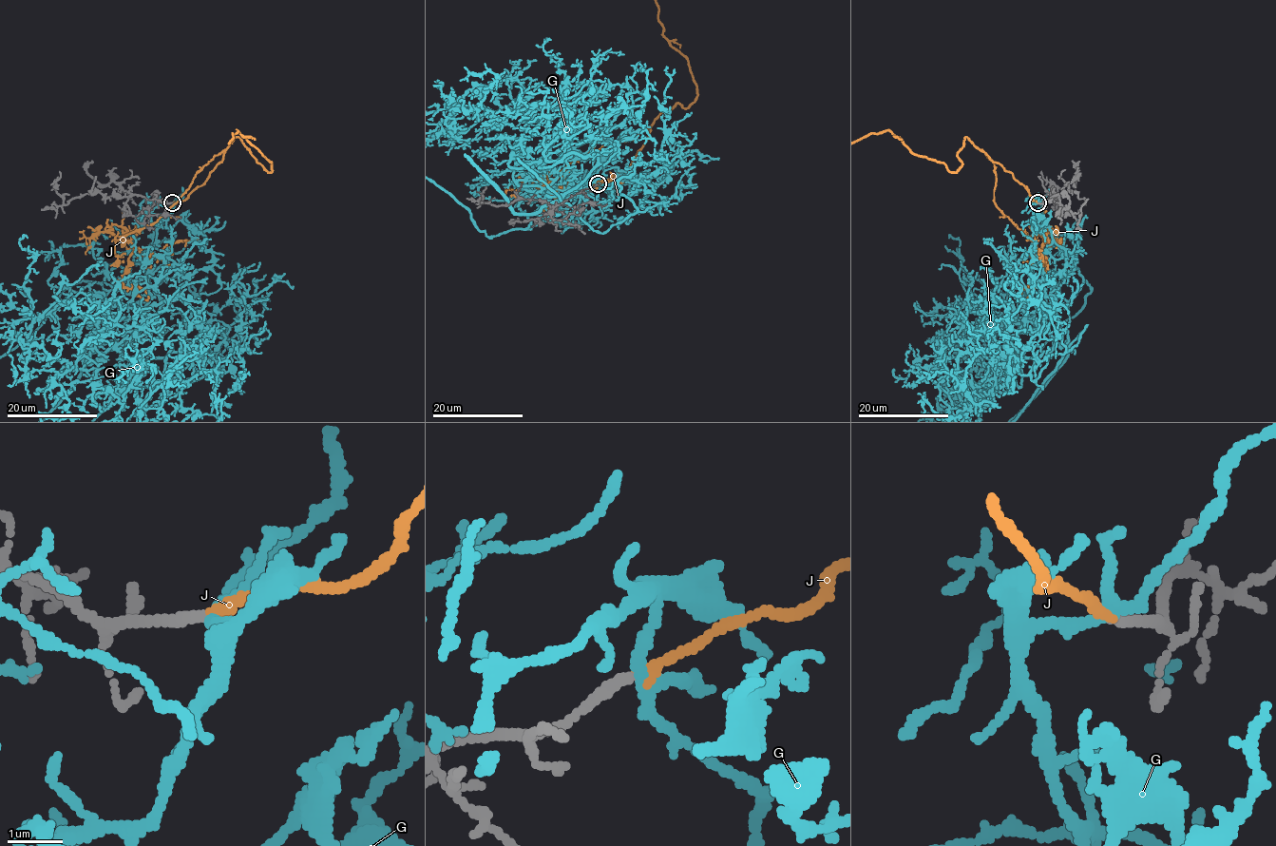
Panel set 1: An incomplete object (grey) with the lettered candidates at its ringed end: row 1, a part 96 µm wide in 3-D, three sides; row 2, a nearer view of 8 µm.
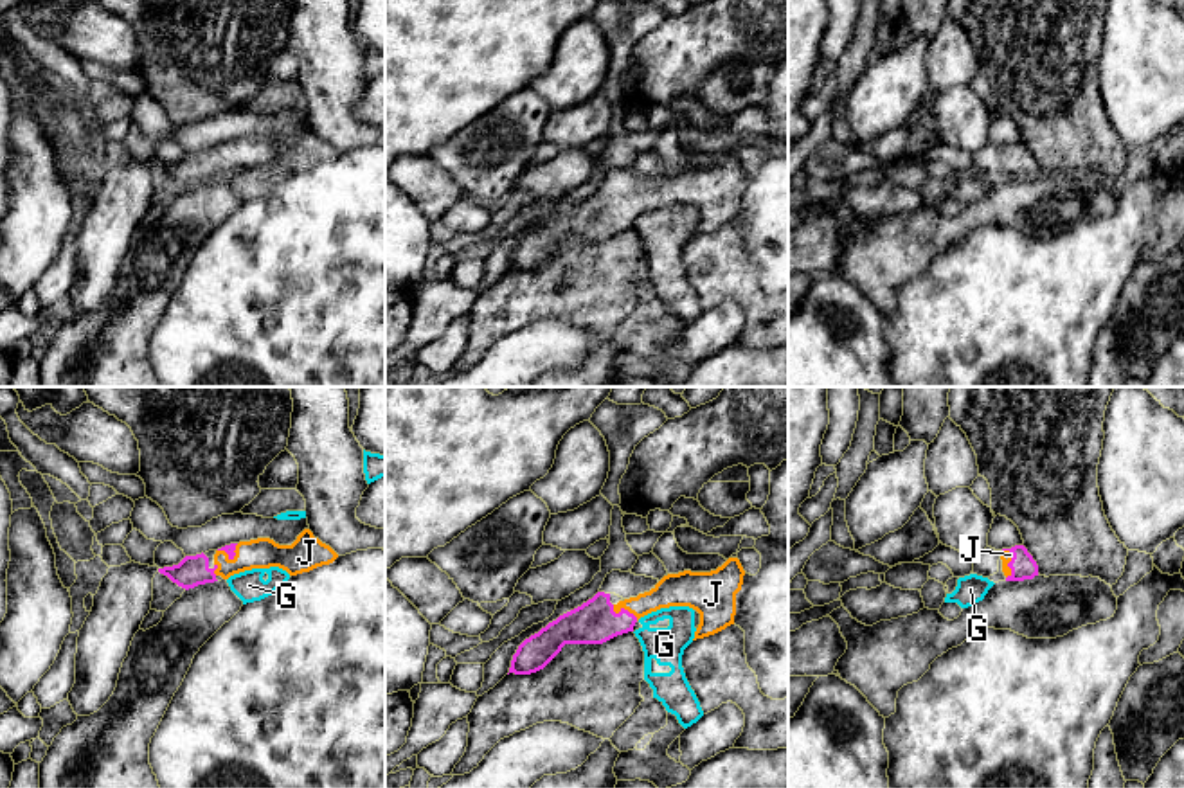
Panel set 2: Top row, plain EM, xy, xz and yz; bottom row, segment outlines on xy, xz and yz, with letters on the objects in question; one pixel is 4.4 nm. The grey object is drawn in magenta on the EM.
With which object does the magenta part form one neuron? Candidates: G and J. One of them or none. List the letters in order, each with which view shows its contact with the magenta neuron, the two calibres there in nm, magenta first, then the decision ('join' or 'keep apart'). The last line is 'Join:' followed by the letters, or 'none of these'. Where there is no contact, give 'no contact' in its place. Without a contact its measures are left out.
G: no contact; keep apart
J: contact in yz; calibres 120 and 50 nm; join
Join: J

